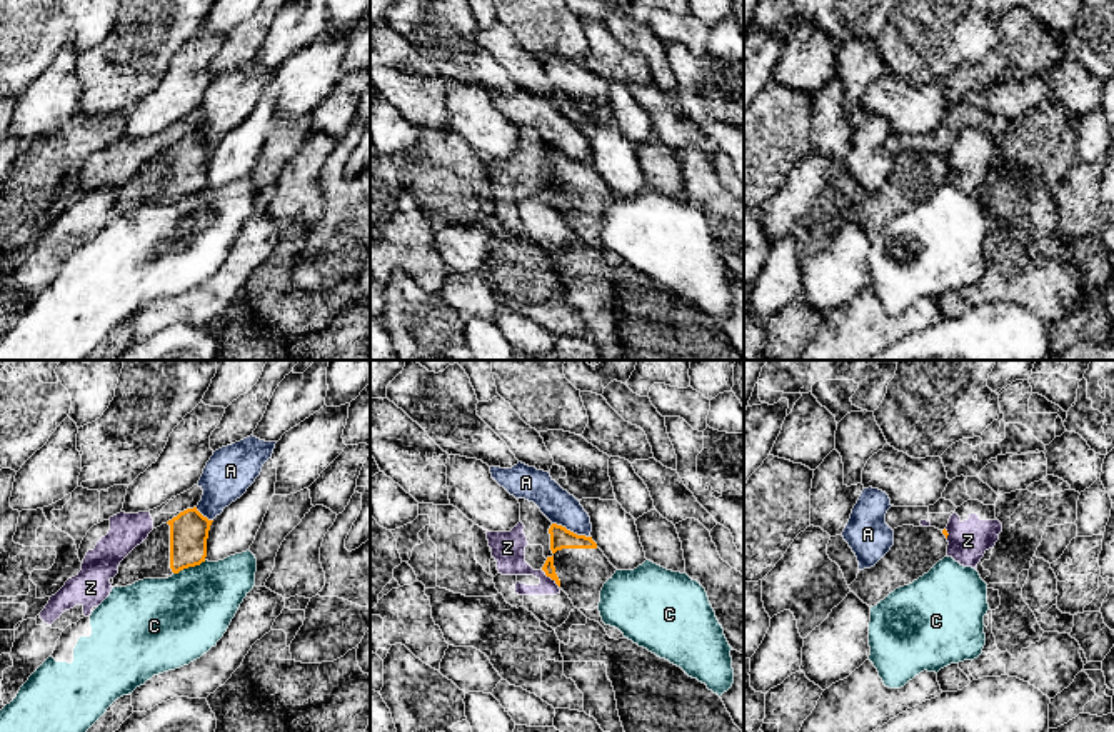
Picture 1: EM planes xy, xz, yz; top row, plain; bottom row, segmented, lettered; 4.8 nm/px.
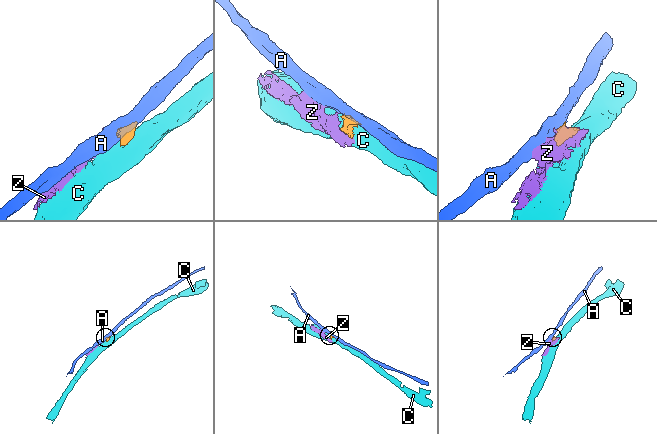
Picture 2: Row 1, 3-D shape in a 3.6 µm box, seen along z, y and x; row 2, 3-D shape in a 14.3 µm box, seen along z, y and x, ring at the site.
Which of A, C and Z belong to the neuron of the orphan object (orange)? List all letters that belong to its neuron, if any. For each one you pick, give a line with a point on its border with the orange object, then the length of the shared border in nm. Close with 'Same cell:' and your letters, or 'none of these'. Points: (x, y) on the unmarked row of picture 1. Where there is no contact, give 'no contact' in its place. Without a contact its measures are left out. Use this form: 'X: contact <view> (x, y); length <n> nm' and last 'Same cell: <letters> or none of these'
Same cell: none of these

